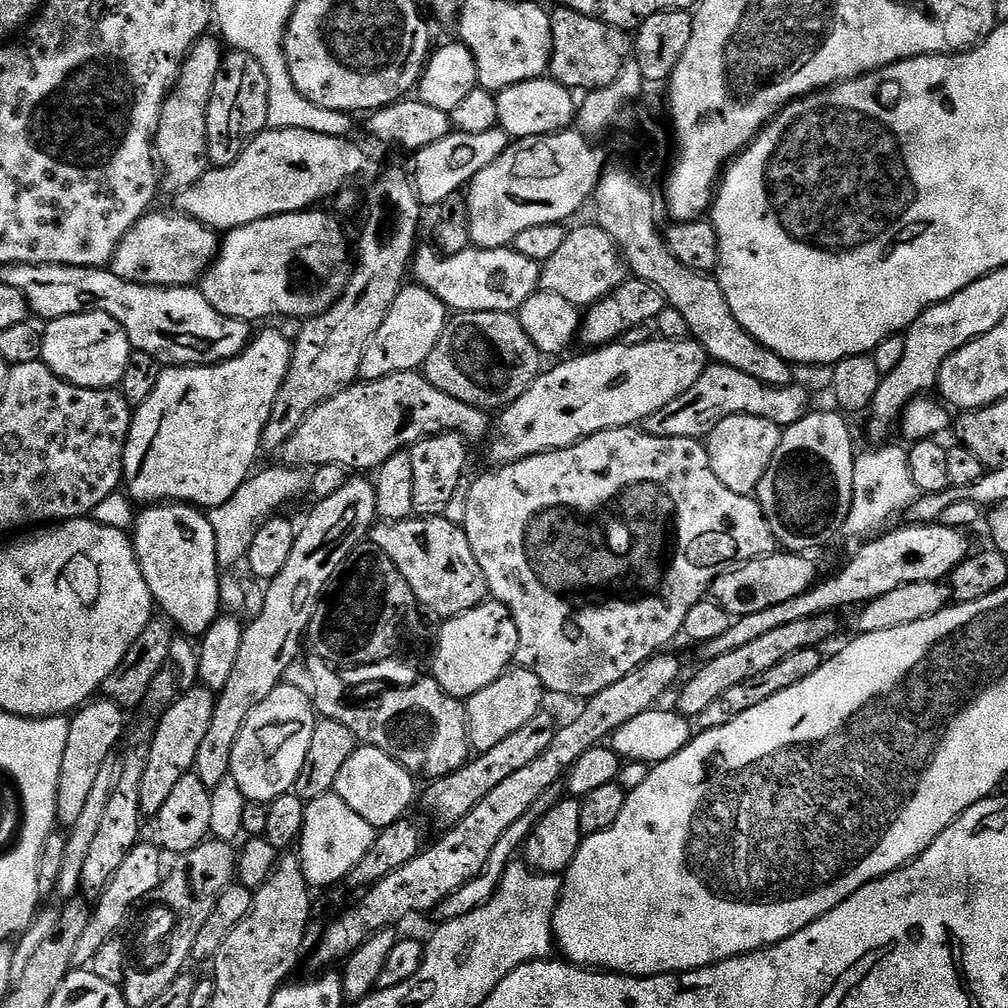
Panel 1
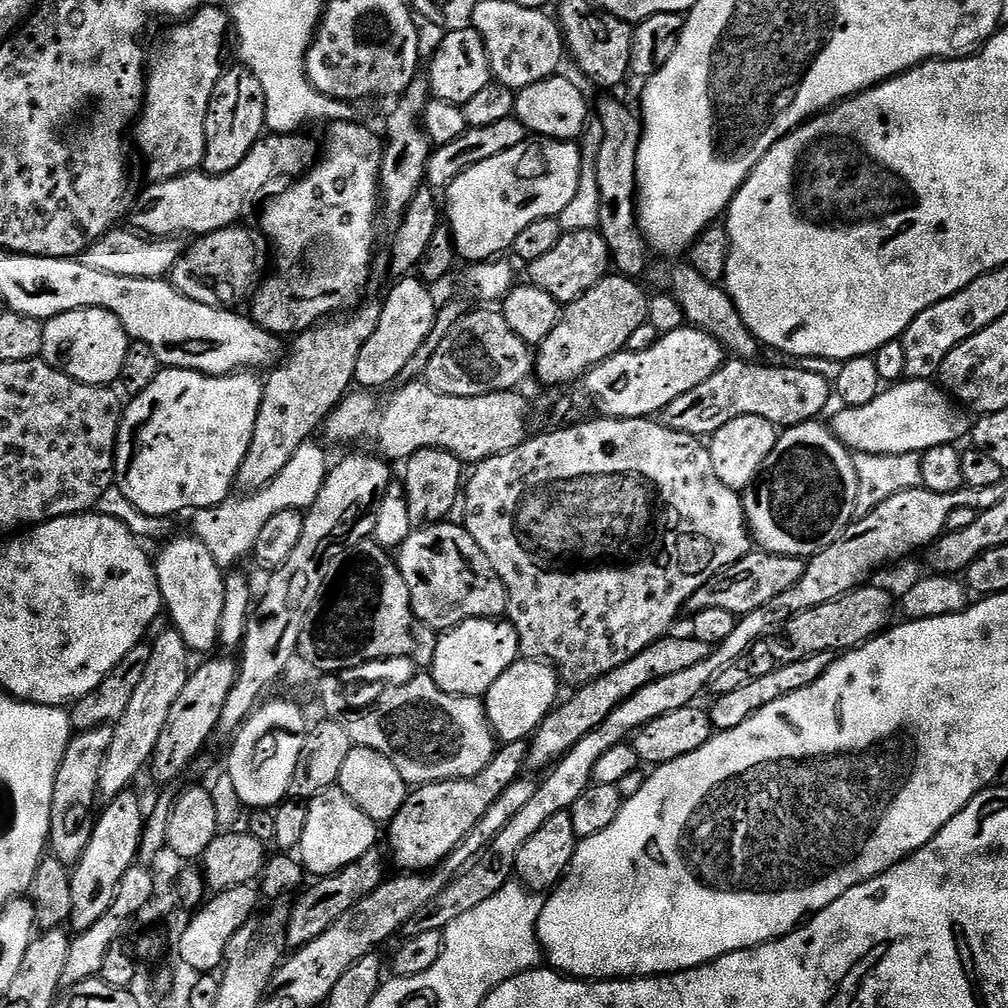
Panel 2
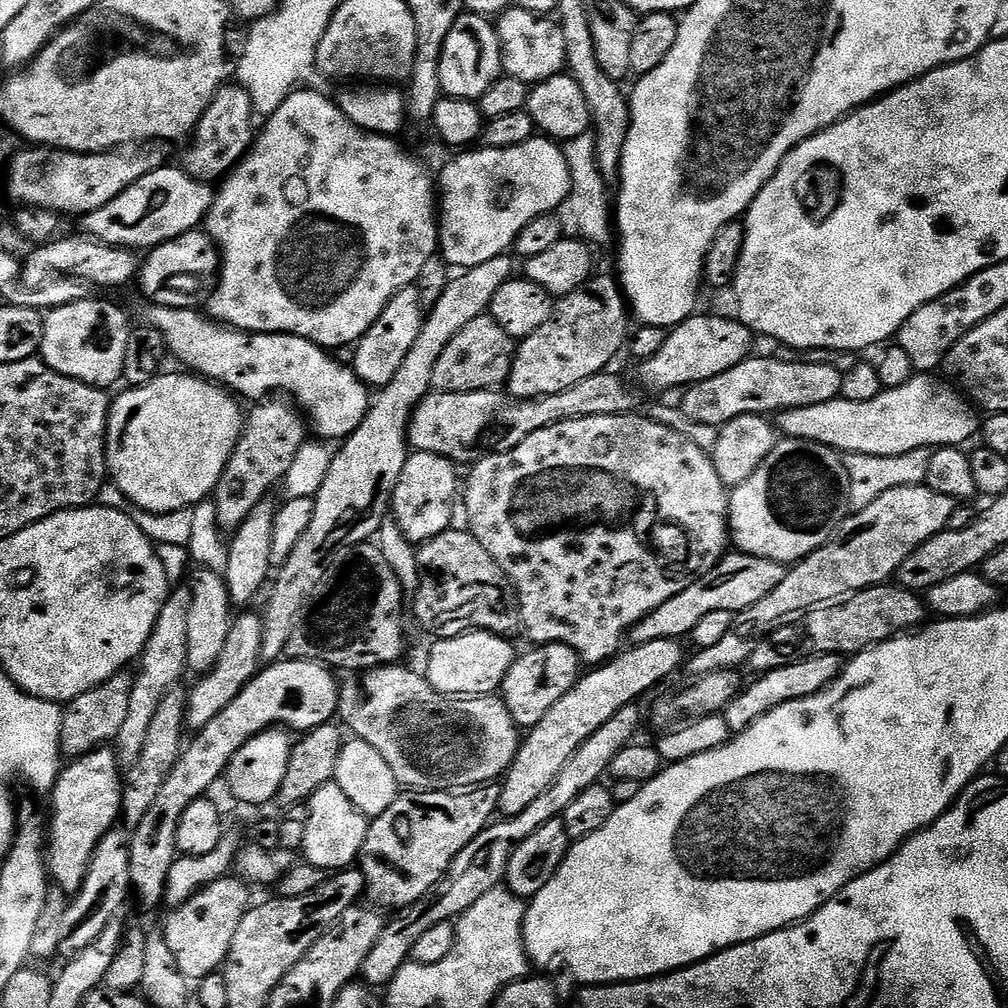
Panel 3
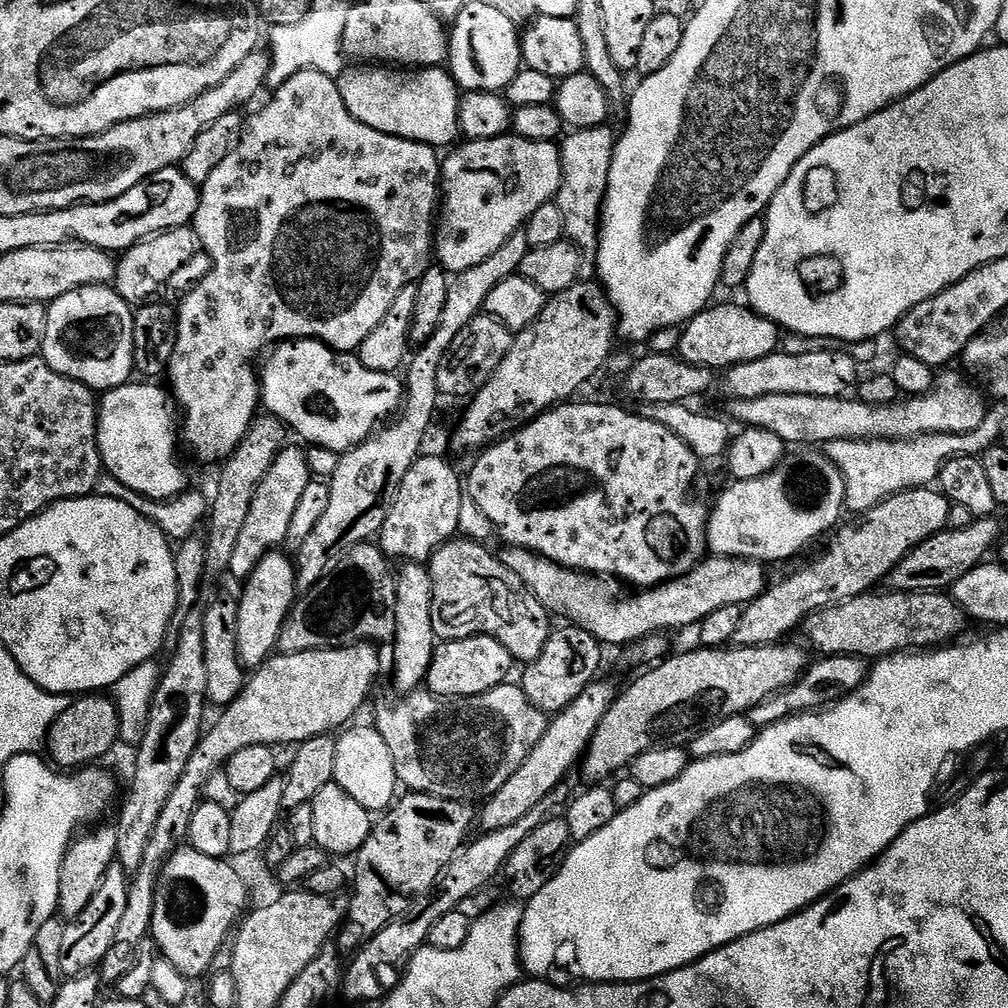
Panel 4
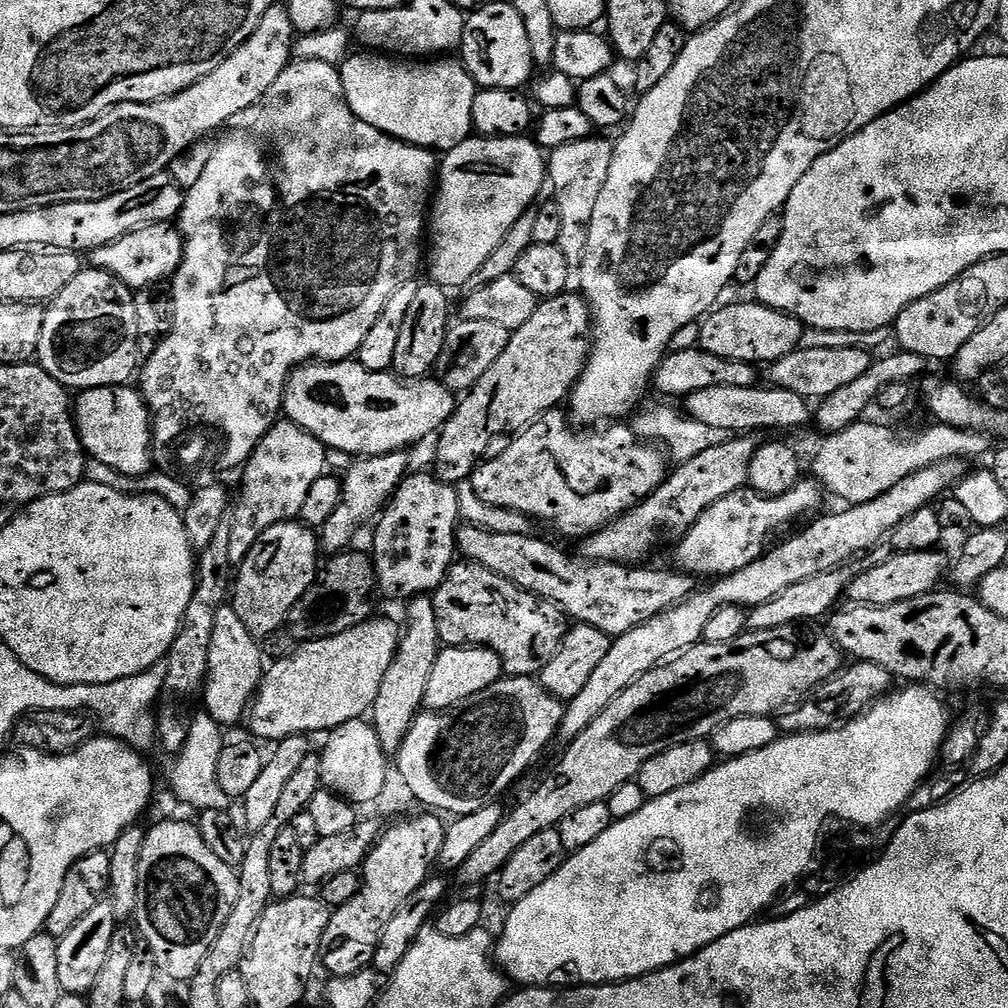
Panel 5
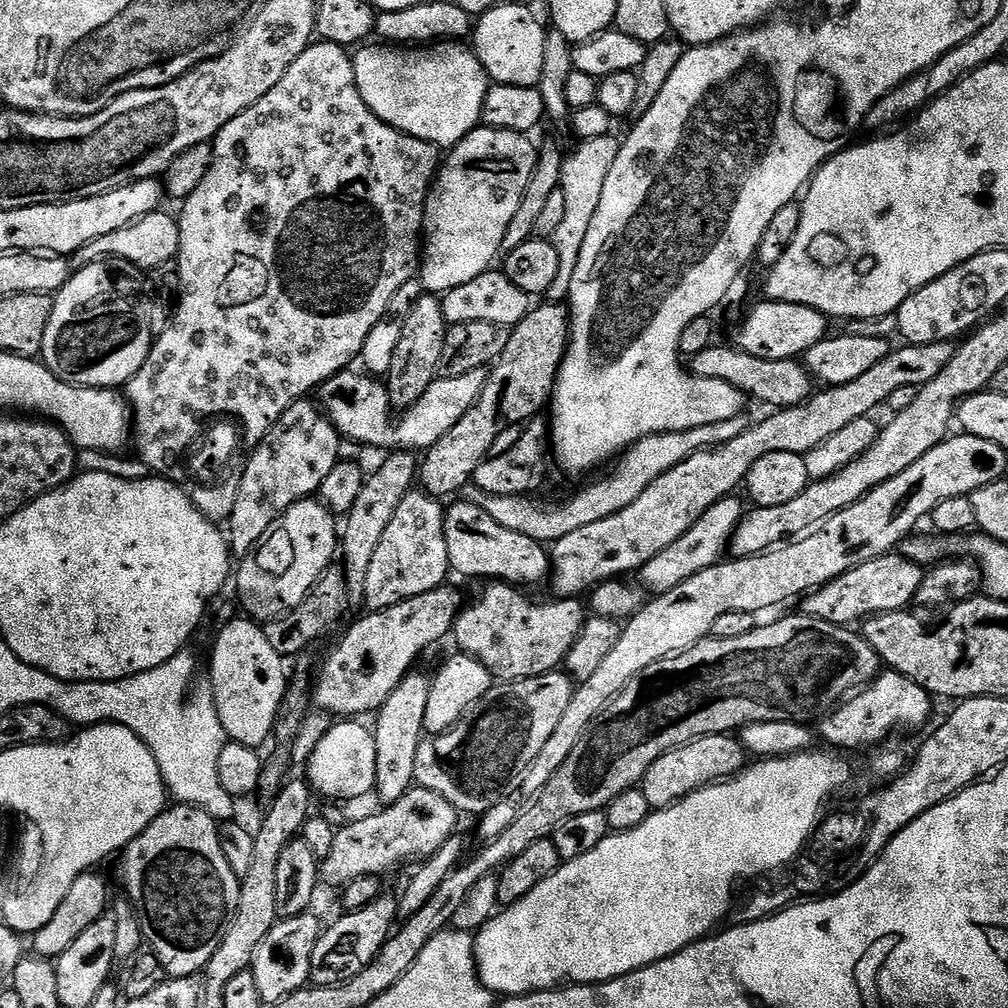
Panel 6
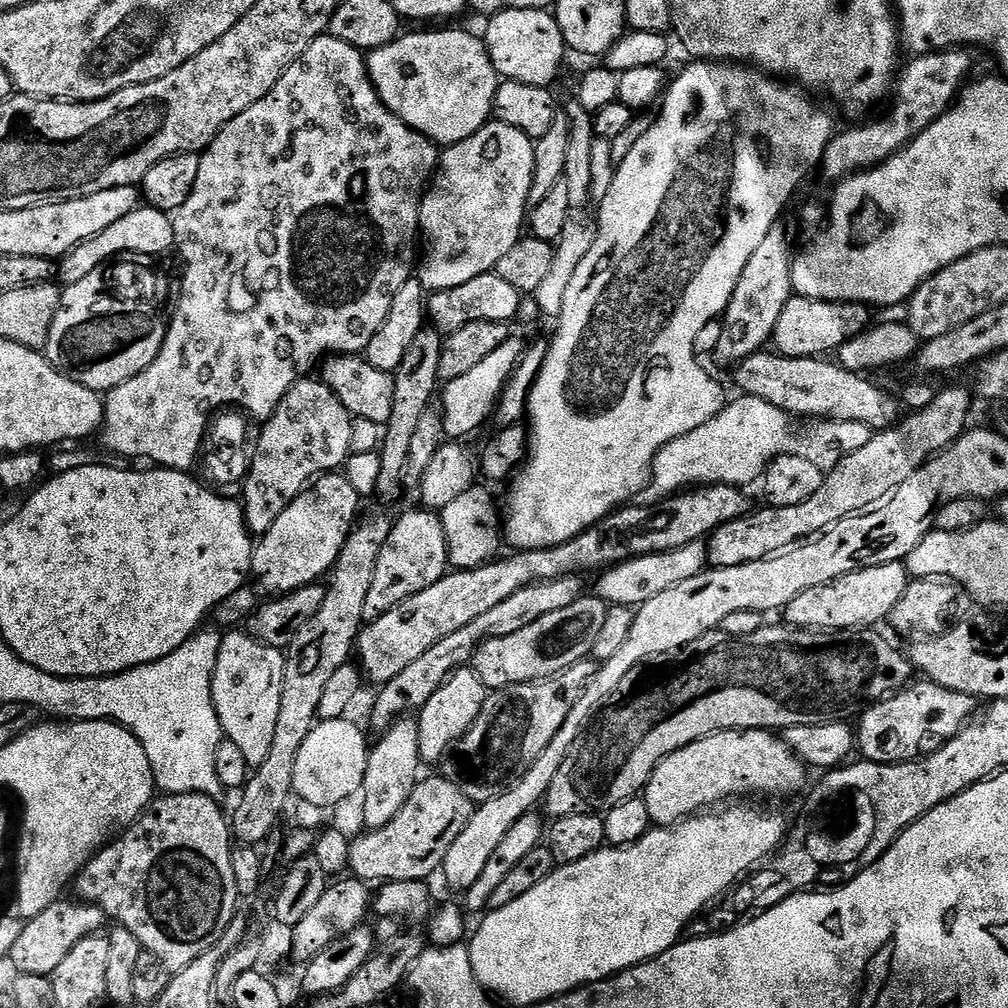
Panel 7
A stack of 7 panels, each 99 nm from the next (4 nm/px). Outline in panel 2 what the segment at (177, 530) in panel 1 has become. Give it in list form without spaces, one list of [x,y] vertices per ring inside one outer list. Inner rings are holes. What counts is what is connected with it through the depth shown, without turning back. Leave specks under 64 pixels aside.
[[[187,534],[172,540],[154,560],[160,599],[166,609],[166,616],[172,619],[171,627],[185,640],[185,645],[193,653],[208,652],[217,647],[220,631],[218,622],[222,622],[222,602],[226,602],[224,593],[225,573],[216,563],[210,550],[196,536]]]

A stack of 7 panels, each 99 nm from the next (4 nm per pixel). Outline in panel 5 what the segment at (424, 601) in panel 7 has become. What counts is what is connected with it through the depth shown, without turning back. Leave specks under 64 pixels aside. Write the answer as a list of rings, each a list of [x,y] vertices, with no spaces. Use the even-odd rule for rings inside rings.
[[[373,618],[367,620],[364,624],[354,626],[354,630],[346,630],[346,634],[338,634],[330,638],[322,638],[321,640],[308,640],[300,647],[294,649],[290,655],[275,661],[276,665],[269,667],[264,673],[263,680],[260,681],[260,690],[256,693],[250,705],[250,721],[252,720],[252,732],[257,736],[255,739],[272,740],[271,742],[279,742],[291,736],[308,736],[312,732],[324,732],[323,734],[331,733],[337,728],[341,728],[346,722],[351,720],[359,720],[371,709],[372,703],[378,698],[378,686],[382,682],[382,678],[386,678],[386,672],[390,670],[390,666],[396,657],[396,651],[400,645],[400,637],[402,635],[401,625],[395,624],[392,620],[379,620]]]

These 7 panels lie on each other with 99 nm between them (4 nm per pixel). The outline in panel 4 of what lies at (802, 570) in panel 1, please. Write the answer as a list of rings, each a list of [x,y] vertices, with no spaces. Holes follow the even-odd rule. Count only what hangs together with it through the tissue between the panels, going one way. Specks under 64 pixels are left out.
[[[508,546],[503,550],[505,552],[499,553],[502,563],[514,570],[522,582],[526,582],[528,589],[549,613],[557,617],[565,616],[568,619],[565,621],[586,630],[604,646],[631,646],[648,636],[671,633],[671,628],[699,625],[701,620],[714,614],[714,610],[722,610],[722,606],[746,606],[758,599],[770,584],[770,579],[764,573],[765,565],[759,560],[709,555],[685,576],[667,580],[665,584],[655,584],[652,588],[632,594],[636,596],[624,596],[620,600],[620,592],[611,579],[575,572],[573,568],[564,568],[558,562],[525,548]]]

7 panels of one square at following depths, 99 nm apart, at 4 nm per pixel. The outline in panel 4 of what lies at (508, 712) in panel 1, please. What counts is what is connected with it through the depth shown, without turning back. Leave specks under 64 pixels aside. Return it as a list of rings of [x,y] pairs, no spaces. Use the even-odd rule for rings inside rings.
[[[575,626],[557,627],[546,642],[546,650],[523,669],[522,687],[526,698],[545,714],[561,712],[574,698],[578,698],[601,675],[600,663],[604,660],[605,649],[595,636]]]

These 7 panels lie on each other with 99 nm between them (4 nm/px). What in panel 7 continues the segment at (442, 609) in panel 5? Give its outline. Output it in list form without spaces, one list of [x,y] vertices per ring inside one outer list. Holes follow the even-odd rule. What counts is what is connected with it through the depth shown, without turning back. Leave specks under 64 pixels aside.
[[[585,594],[566,606],[566,610],[554,610],[554,614],[546,614],[546,618],[530,622],[530,626],[525,626],[523,630],[490,637],[476,650],[474,671],[490,690],[504,688],[508,684],[550,678],[592,656],[592,647],[594,642],[598,642],[598,633],[606,622],[608,610],[609,605],[599,596]]]

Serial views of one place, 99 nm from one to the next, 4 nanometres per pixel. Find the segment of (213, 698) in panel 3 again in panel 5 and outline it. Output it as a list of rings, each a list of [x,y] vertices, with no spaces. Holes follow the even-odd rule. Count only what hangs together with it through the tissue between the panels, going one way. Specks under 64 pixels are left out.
[[[303,522],[272,526],[258,538],[250,554],[238,565],[230,593],[230,607],[246,622],[246,630],[252,636],[271,638],[287,625],[292,607],[303,600],[318,579],[316,555],[321,552],[317,533]]]

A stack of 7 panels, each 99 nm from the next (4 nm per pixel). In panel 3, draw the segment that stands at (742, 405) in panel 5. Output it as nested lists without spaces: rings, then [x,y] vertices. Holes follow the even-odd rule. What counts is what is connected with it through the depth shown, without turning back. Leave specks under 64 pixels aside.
[[[932,374],[913,375],[902,386],[884,389],[870,402],[837,398],[818,402],[818,406],[786,410],[779,413],[778,428],[787,439],[818,442],[841,454],[893,456],[919,448],[935,450],[967,445],[967,440],[981,431],[981,417],[975,416],[973,405],[959,388],[936,378]]]

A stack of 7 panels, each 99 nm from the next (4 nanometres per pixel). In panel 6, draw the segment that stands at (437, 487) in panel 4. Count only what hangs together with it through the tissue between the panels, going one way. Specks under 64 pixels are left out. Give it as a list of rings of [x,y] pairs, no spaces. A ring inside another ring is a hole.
[[[413,490],[398,502],[398,510],[394,510],[394,518],[390,518],[390,526],[382,533],[373,561],[370,562],[370,574],[366,576],[366,590],[362,601],[368,612],[381,612],[390,606],[398,606],[398,602],[406,602],[410,598],[418,598],[418,594],[426,594],[430,590],[441,587],[450,576],[450,565],[446,554],[446,530],[444,514],[446,508],[437,497],[429,496],[423,490]]]

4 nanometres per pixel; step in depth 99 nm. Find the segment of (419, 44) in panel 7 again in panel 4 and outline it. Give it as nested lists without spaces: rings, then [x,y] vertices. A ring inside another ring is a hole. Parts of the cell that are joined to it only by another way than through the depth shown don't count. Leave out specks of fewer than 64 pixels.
[[[348,66],[335,77],[335,81],[342,94],[342,102],[346,102],[346,110],[350,110],[350,114],[358,122],[391,136],[401,136],[419,144],[429,144],[437,150],[447,149],[457,143],[460,136],[458,106],[462,92],[456,87],[452,73],[443,67],[397,70],[392,66]]]

